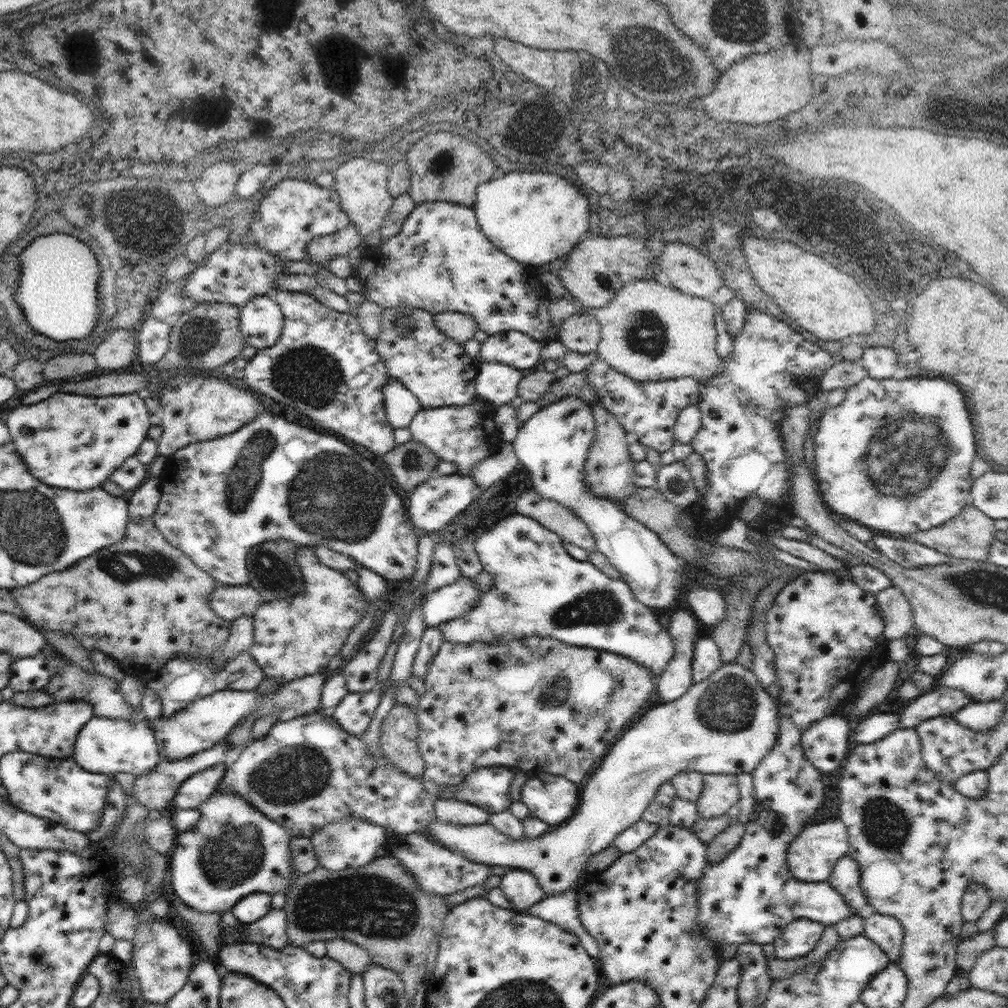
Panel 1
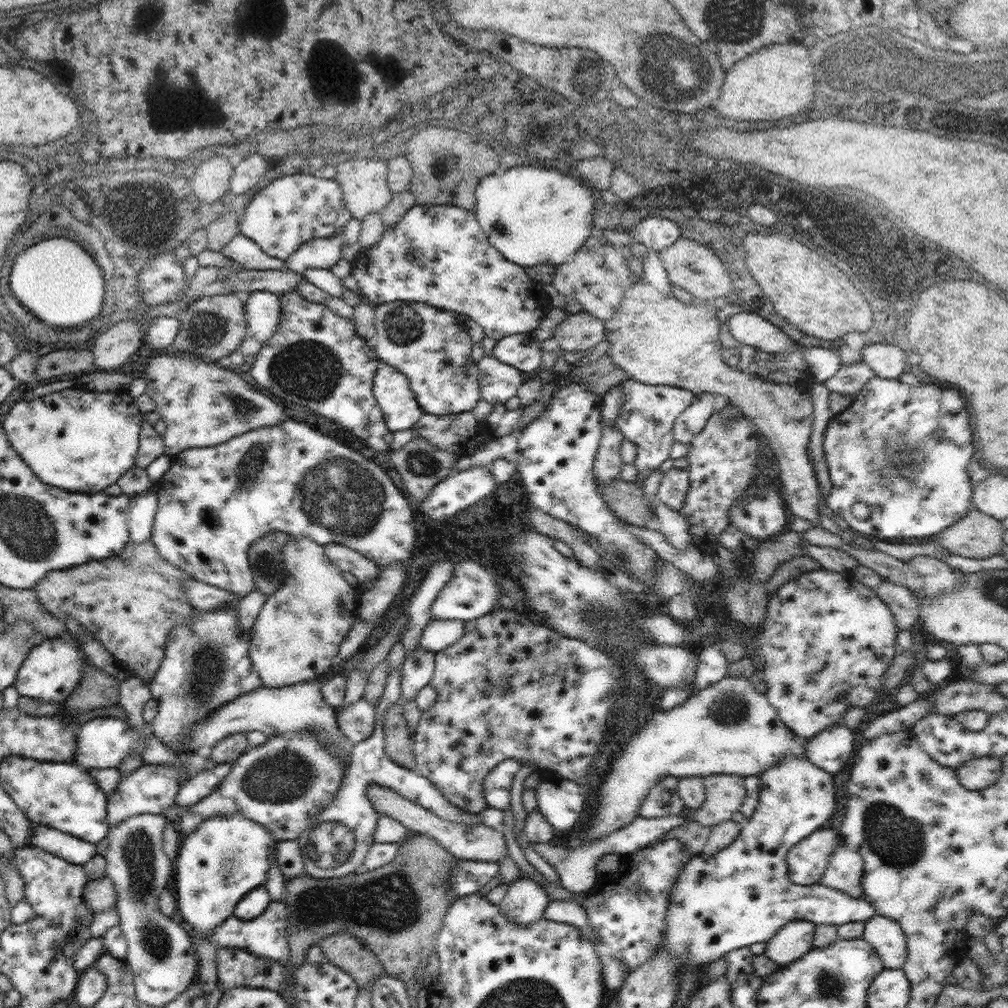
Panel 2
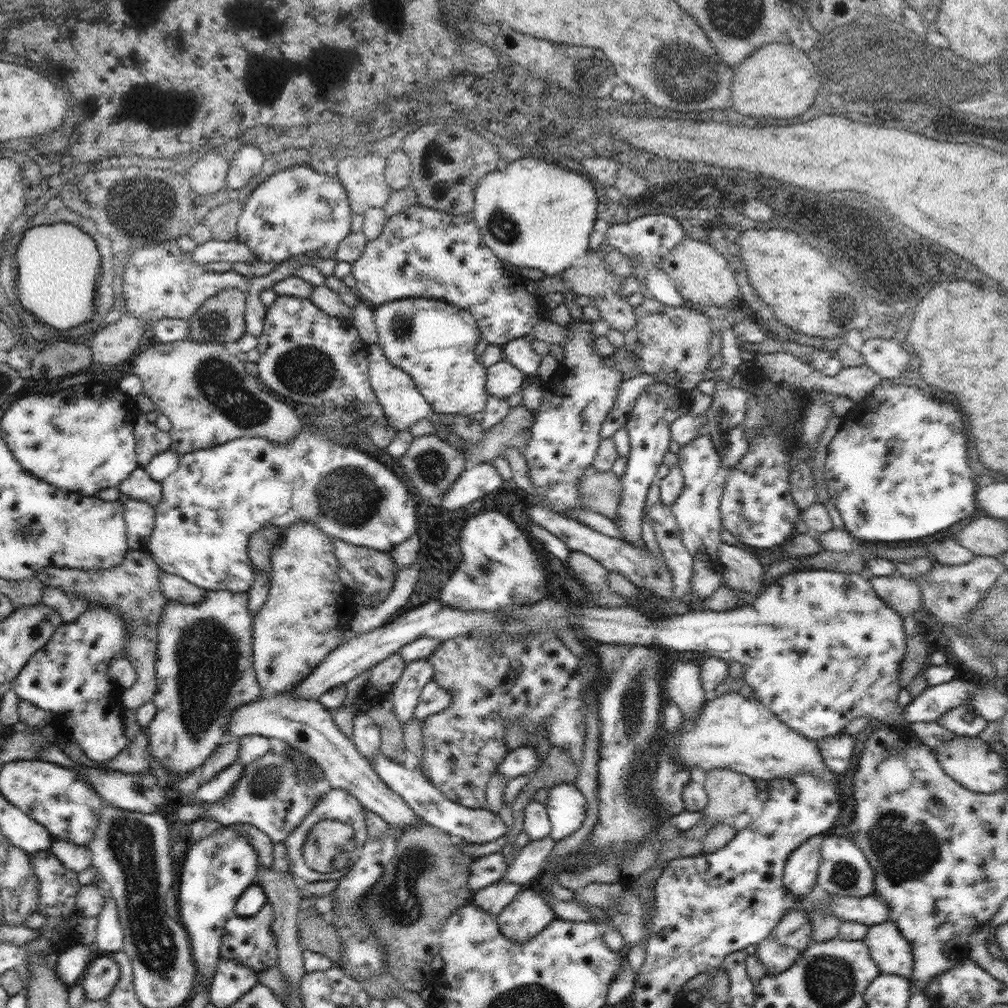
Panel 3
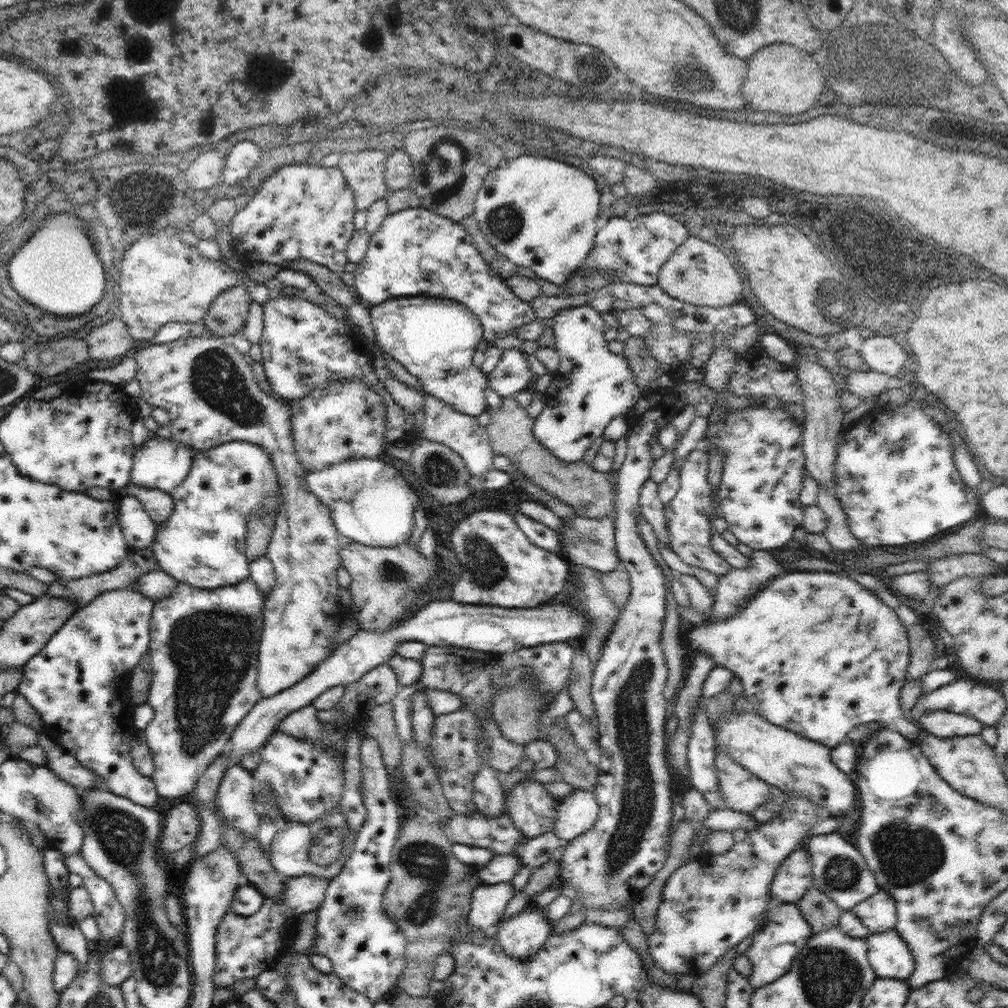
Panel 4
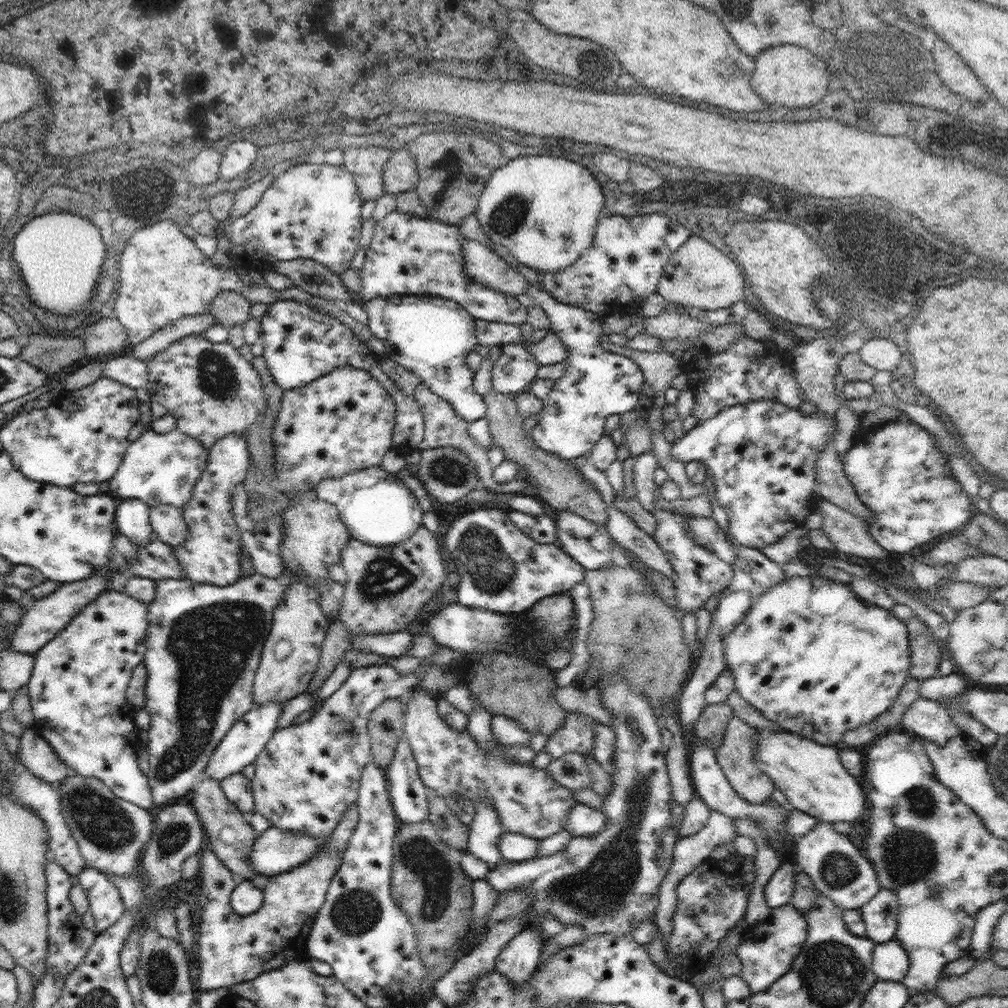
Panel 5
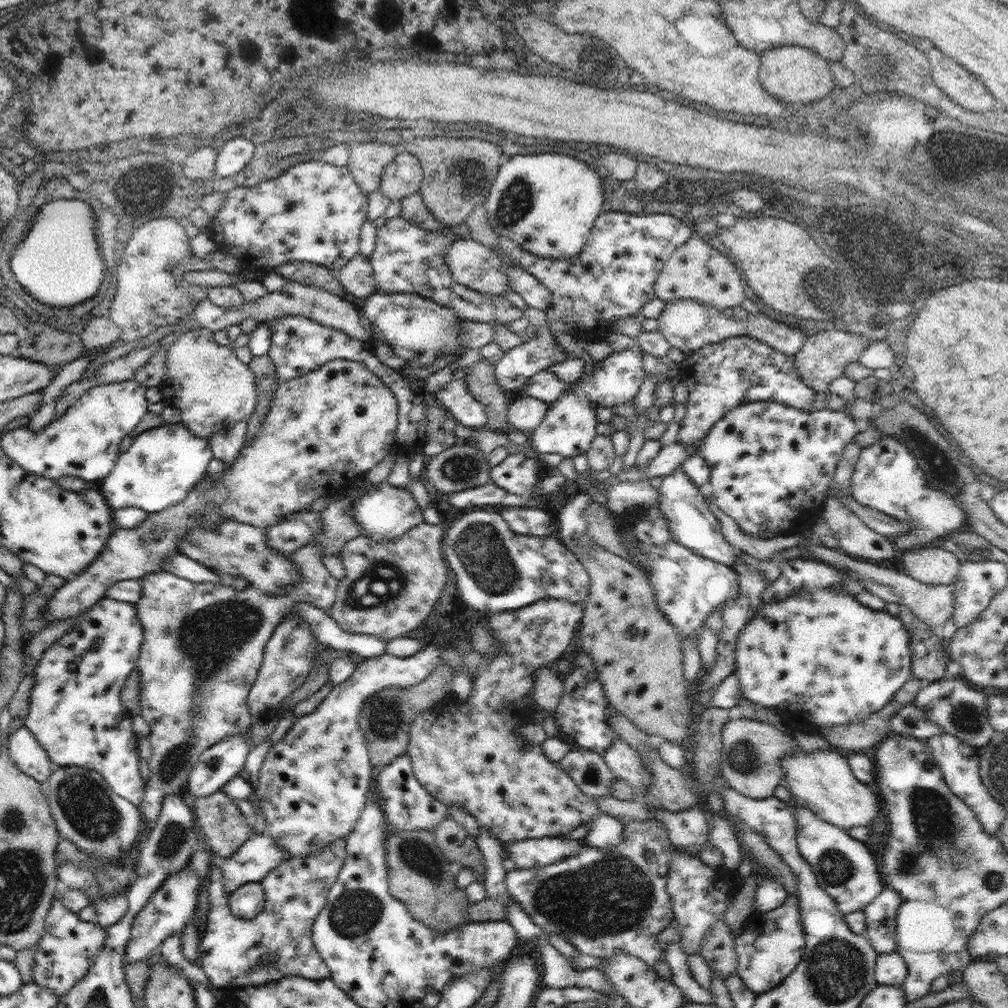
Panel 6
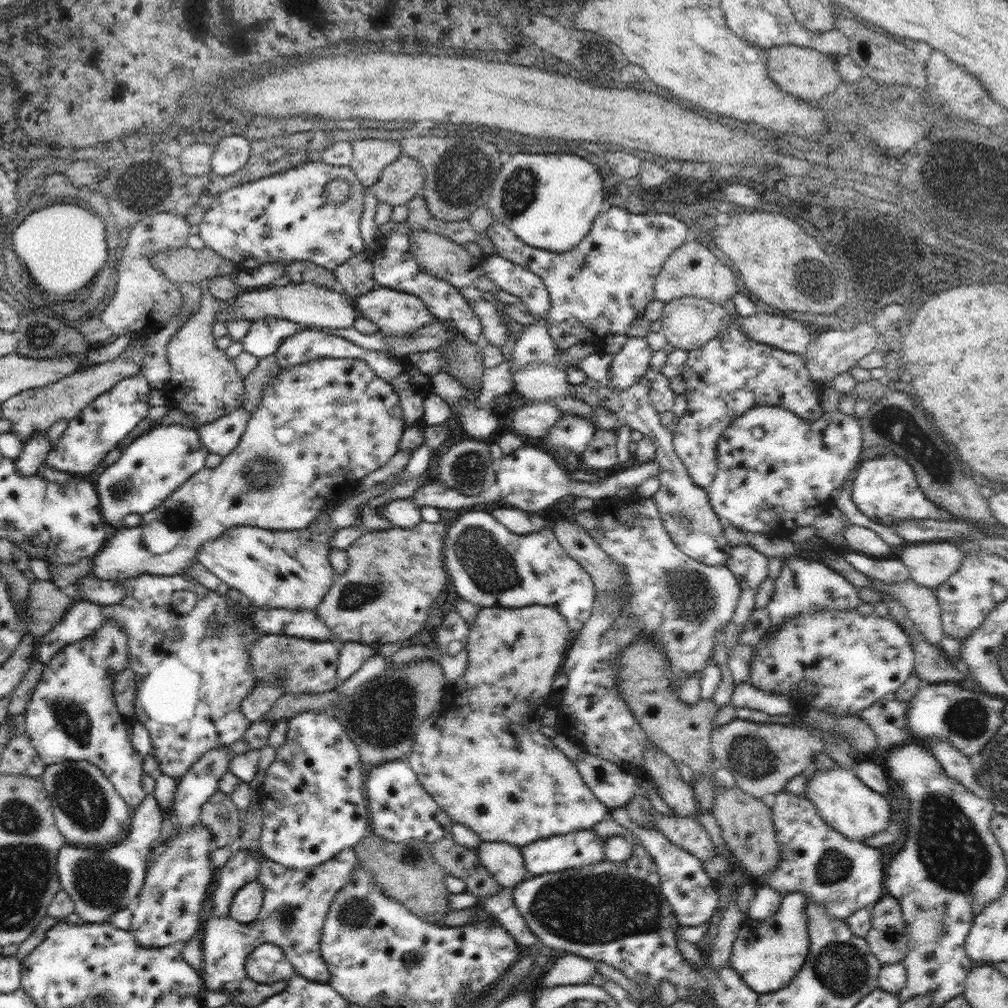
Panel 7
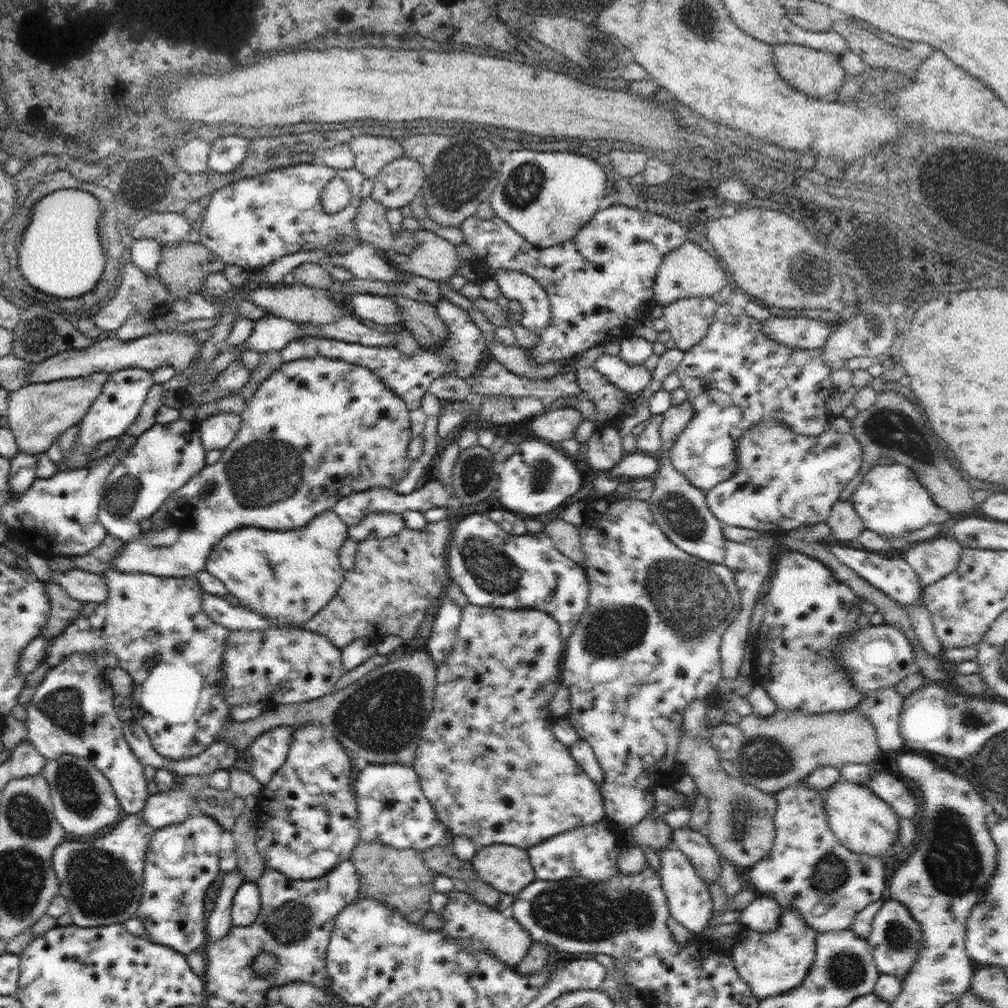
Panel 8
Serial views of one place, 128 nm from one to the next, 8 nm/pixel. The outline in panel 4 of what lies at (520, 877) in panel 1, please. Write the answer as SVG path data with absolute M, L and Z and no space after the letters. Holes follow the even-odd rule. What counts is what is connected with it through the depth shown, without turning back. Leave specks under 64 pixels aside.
M533 902L524 911L500 921L496 936L498 945L509 956L527 960L540 952L552 930L553 926L546 917L545 910L538 909Z

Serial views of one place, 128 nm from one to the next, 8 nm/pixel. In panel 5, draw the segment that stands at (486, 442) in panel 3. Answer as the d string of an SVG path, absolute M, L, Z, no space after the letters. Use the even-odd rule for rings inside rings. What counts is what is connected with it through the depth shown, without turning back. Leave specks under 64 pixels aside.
M492 388L483 396L487 409L485 418L489 422L489 432L492 434L494 447L504 450L505 459L520 464L521 476L534 486L542 500L552 506L554 510L570 510L580 514L596 524L606 524L608 520L607 505L604 503L600 492L594 489L591 482L587 482L576 464L568 464L567 460L558 455L546 452L538 447L532 436L524 431L524 425L513 396L498 392Z

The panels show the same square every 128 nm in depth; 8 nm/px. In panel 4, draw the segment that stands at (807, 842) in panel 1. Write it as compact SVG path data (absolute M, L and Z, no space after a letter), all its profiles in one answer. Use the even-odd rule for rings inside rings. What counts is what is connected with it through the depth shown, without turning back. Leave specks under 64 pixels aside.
M802 843L778 866L770 893L772 900L796 903L811 886L813 886L812 859L806 844Z

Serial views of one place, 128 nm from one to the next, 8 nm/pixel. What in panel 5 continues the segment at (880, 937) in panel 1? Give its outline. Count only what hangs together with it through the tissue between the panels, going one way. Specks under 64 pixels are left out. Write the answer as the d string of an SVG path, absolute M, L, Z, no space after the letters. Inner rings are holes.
M896 938L875 943L872 959L872 970L880 980L901 982L909 969L908 953Z

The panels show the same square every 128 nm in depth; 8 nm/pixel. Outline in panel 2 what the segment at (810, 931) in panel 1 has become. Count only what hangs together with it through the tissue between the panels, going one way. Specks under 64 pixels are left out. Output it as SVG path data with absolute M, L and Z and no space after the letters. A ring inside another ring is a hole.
M807 920L787 922L766 943L765 956L784 967L803 958L814 947L816 925Z

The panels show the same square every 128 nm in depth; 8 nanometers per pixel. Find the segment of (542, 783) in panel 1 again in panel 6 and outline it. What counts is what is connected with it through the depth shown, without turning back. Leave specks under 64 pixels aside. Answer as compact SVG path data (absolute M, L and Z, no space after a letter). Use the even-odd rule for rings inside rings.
M602 813L591 819L590 829L586 833L585 840L588 846L598 847L598 849L612 849L622 841L622 831L624 825L617 818L612 818L608 814Z

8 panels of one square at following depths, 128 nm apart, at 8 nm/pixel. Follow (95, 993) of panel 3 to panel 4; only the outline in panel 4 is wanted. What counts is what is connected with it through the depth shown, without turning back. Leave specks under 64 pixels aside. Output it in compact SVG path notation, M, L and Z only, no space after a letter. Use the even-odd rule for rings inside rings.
M113 945L110 952L100 961L100 980L108 986L120 986L128 976L132 975L132 962L130 962L127 949L121 945Z

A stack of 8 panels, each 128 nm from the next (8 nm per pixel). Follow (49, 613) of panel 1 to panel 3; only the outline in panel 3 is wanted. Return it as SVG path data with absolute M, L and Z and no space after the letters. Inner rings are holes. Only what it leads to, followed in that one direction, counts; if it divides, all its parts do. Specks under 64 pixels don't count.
M128 549L124 560L109 569L88 571L77 568L41 568L36 577L44 586L62 588L68 594L80 594L86 596L88 608L94 606L106 606L116 610L128 628L128 641L124 641L124 657L126 657L136 669L136 683L122 691L122 702L126 709L138 709L140 706L153 701L156 695L156 652L158 646L158 624L160 616L166 608L168 599L160 585L160 565L154 561L150 552L146 549Z

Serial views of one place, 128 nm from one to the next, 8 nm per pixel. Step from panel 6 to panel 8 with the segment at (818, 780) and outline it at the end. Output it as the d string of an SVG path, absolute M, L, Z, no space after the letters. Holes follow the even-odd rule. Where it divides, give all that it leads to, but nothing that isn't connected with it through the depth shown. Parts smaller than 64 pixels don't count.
M844 778L823 789L822 796L830 829L844 846L856 853L880 855L882 860L888 856L890 848L898 841L899 819L886 801L876 796L870 787Z

